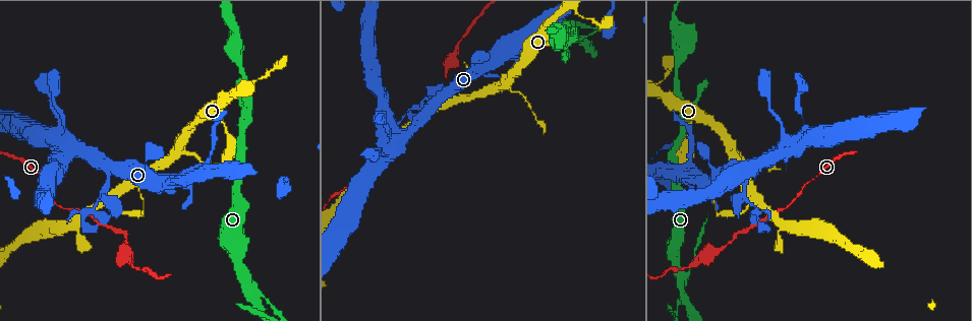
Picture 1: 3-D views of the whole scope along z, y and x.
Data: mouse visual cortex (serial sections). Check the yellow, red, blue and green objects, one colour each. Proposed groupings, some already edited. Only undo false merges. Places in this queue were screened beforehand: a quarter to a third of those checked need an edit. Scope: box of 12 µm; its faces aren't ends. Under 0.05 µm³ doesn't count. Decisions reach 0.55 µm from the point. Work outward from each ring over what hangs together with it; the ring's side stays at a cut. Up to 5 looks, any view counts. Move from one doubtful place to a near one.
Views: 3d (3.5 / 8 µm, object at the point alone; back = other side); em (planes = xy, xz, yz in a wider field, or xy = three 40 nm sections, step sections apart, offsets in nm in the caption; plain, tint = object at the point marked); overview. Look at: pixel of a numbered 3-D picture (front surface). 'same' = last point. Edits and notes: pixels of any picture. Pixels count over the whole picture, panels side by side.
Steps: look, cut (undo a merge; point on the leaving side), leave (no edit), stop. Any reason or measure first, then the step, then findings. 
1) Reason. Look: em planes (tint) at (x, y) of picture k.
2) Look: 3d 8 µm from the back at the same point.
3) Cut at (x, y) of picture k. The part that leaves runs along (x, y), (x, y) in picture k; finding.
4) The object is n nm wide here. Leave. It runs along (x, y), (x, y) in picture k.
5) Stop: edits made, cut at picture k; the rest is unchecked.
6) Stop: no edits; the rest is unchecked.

Thick turns thin. Look: 3d 8 µm from the back at (755, 208) of picture 1.

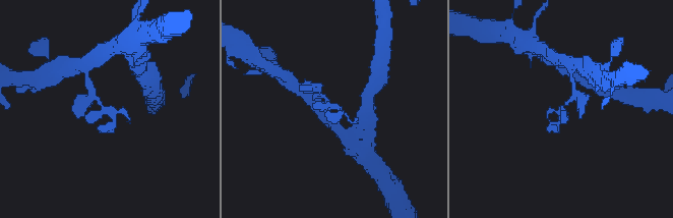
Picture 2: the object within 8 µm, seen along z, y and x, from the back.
Now the EM. Look: em xy step 3 (tint) at (103, 109) of picture 2.

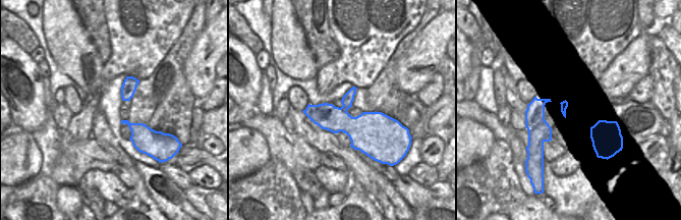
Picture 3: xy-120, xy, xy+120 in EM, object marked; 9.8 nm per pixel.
Leave. It runs along (88, 87), (115, 118), (111, 126) in picture 2; continuous, no second cell.

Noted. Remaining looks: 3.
Arms part here. Look: 3d 3.5 µm at (678, 275) of picture 1.

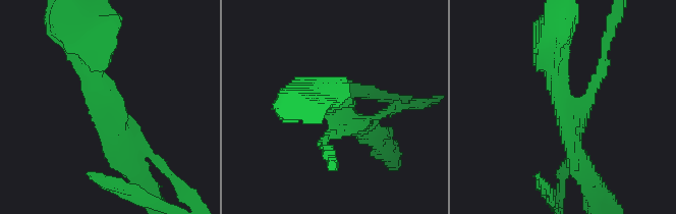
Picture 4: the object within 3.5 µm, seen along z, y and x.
Look: em xy step 5 (tint) at (566, 104) of picture 4.

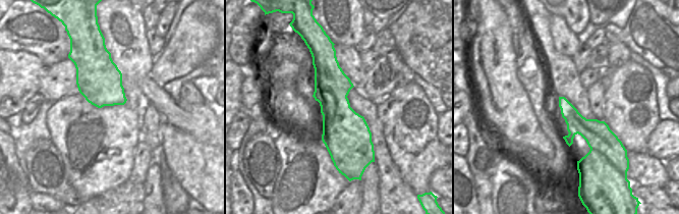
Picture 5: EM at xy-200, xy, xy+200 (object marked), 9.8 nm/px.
Cut at (602, 74) of picture 4. The part that leaves runs along (145, 155), (176, 179), (191, 205) in picture 4; a second cell is stuck on.

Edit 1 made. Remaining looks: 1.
Stop: edits made, cut at picture 4; the rest is unchecked.

